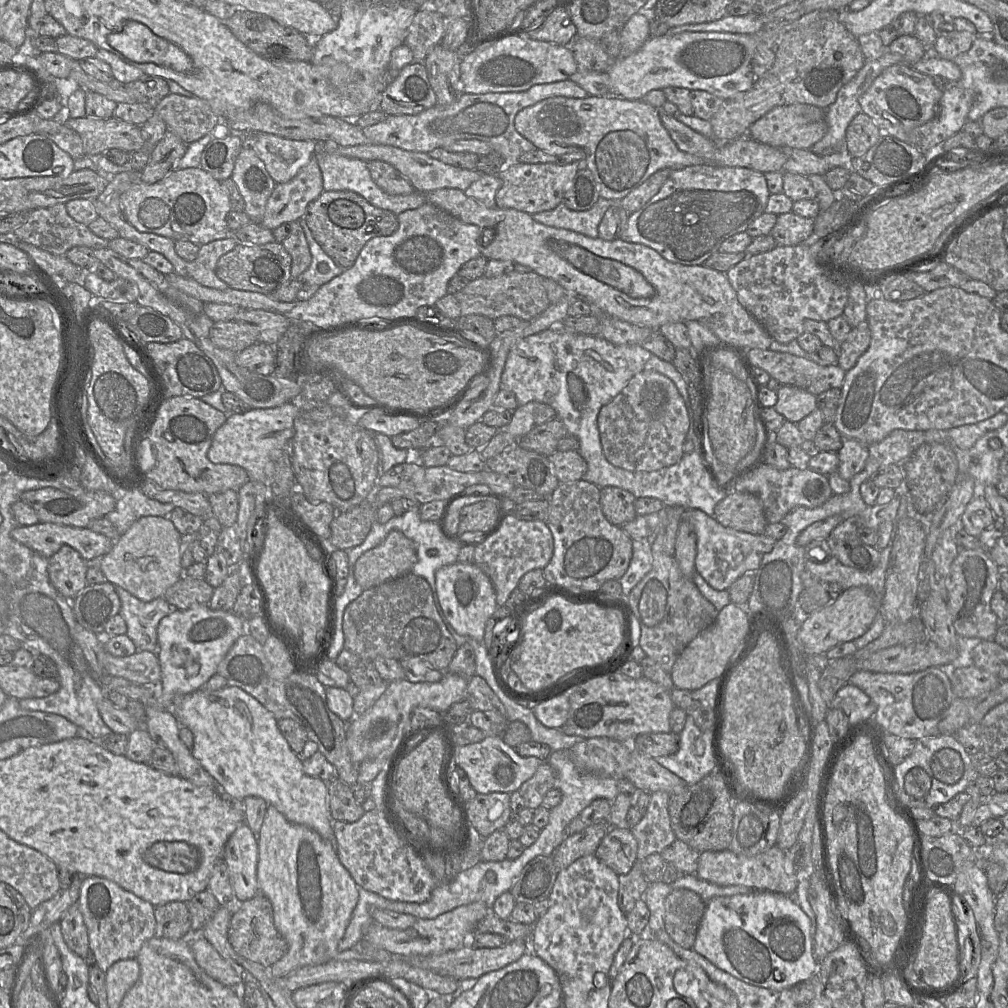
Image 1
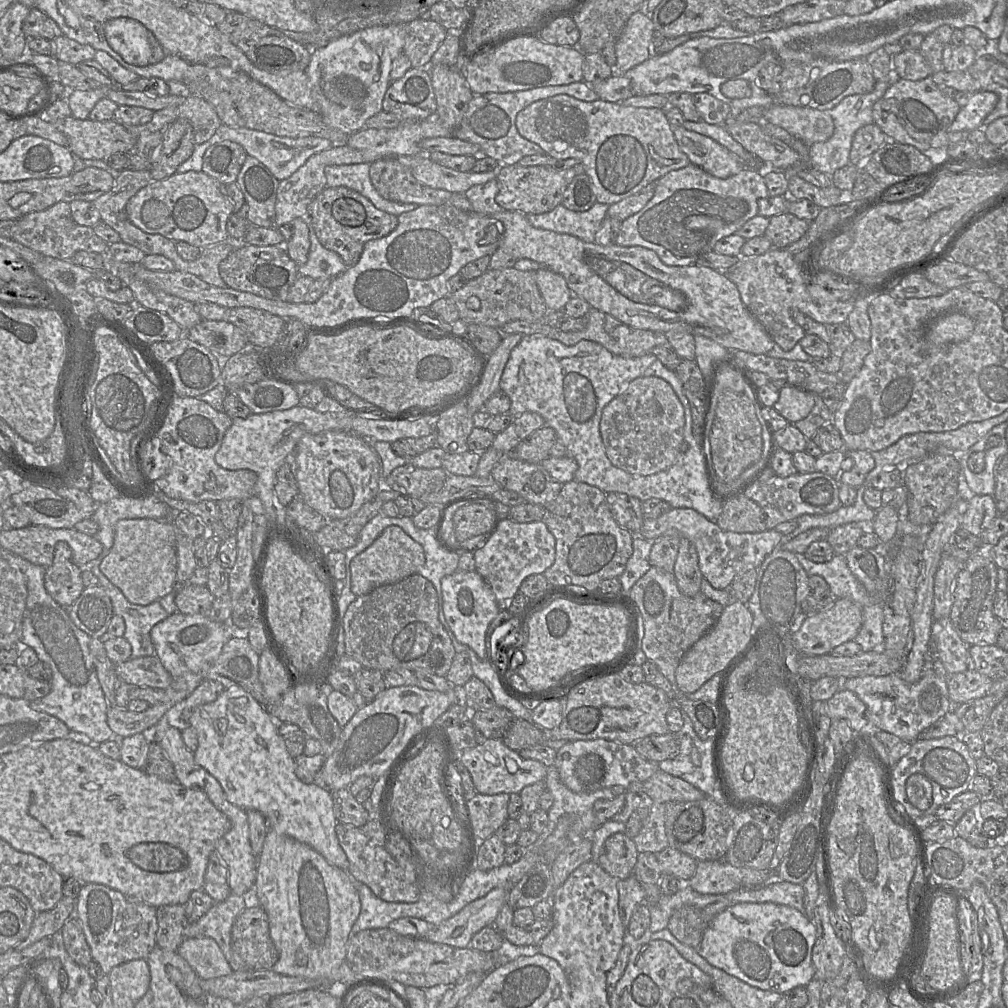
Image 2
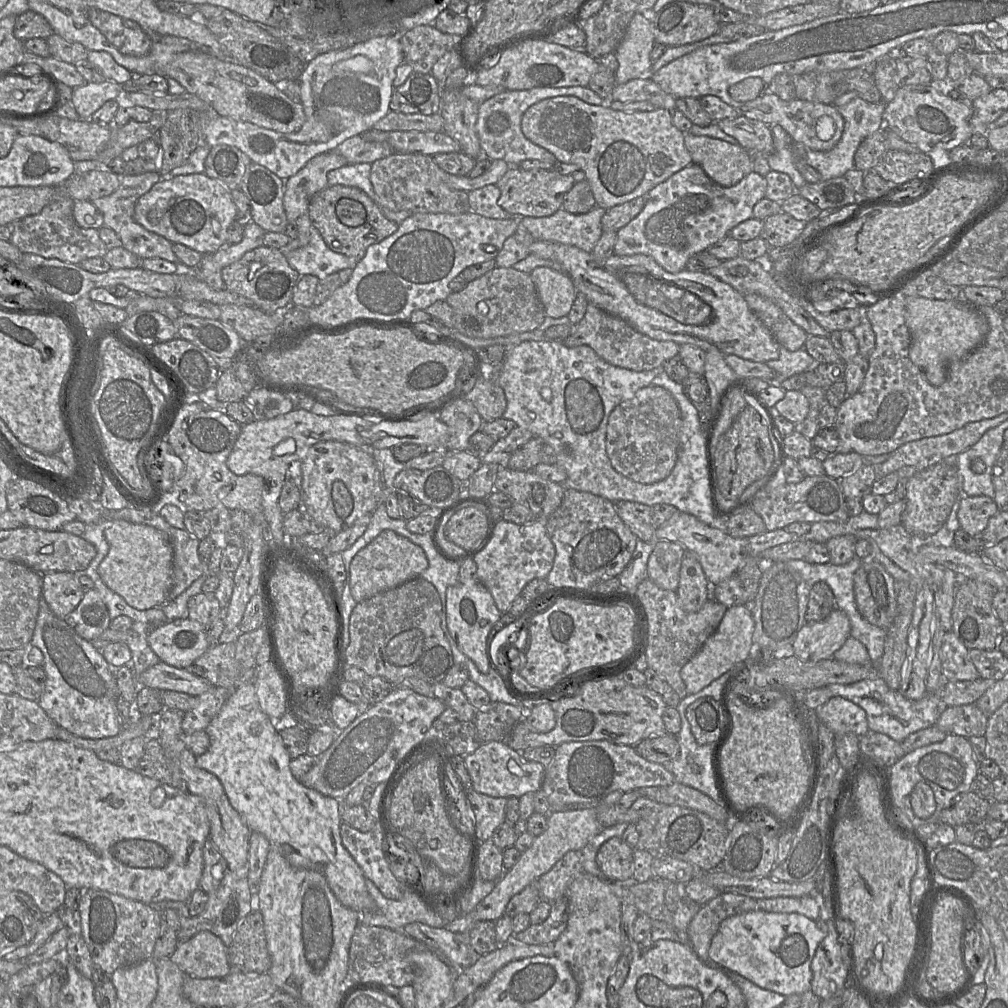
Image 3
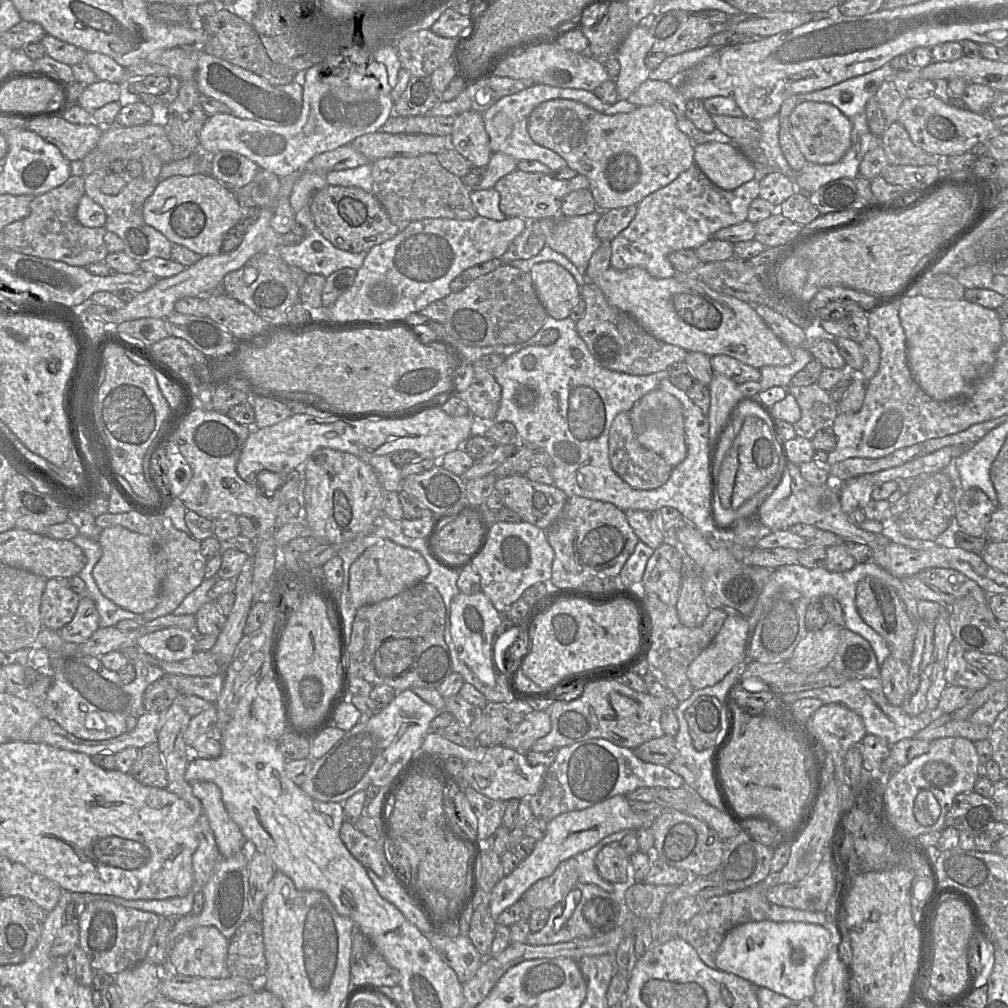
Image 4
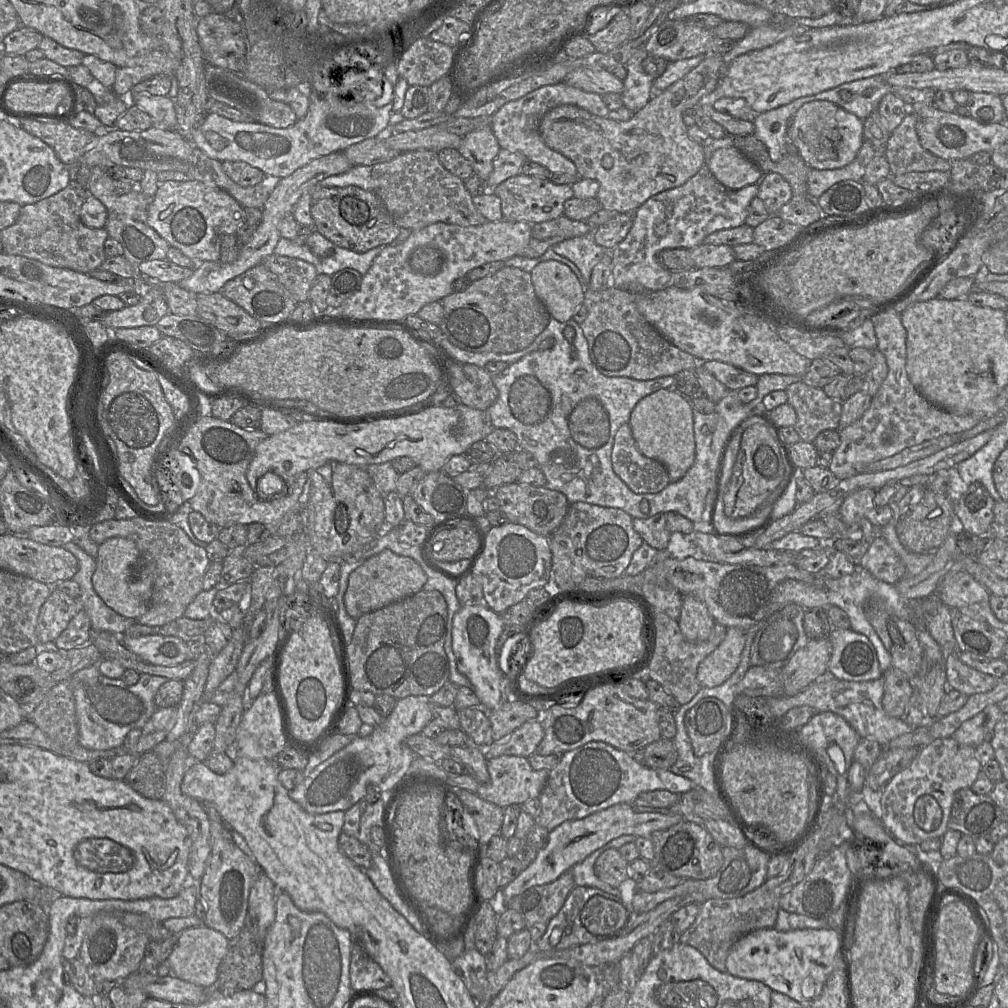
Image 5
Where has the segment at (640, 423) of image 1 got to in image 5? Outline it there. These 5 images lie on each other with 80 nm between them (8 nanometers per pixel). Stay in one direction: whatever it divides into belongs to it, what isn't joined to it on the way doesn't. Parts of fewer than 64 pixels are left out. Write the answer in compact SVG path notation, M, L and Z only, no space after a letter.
M629 423L615 434L611 460L614 472L637 494L658 493L670 483L664 465L638 450Z

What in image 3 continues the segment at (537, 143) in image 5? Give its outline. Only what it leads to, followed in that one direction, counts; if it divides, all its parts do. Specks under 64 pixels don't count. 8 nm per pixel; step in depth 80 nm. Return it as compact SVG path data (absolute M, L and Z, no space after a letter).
M588 86L574 87L537 87L529 90L506 90L478 106L476 131L483 156L490 160L504 160L510 166L519 166L525 160L540 160L556 163L556 157L543 147L528 140L521 130L521 119L525 111L532 105L557 96L574 96L591 105L603 105L606 102Z

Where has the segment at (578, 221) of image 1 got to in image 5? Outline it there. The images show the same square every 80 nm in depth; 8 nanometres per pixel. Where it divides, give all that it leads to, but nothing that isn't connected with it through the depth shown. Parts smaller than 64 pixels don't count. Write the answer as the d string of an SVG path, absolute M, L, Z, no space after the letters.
M593 228L590 235L564 240L553 246L553 250L572 261L585 280L585 290L589 287L591 273L606 253L606 249L593 240Z

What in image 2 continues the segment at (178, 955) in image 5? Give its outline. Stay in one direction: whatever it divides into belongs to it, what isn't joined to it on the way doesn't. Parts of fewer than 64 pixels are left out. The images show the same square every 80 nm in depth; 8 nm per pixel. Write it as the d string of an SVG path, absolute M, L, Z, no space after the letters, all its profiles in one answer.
M210 937L184 938L177 953L200 979L213 979L233 972L219 945Z

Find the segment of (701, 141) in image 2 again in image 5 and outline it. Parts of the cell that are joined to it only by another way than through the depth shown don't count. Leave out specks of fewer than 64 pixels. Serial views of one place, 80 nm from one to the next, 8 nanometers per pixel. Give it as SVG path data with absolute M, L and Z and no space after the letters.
M735 146L717 149L706 163L713 176L726 188L739 190L756 184L762 170Z

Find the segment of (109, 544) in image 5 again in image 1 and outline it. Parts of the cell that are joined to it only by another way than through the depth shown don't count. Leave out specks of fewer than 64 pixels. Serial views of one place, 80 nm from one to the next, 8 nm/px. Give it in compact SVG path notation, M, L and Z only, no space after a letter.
M141 517L118 539L114 540L112 549L102 557L101 571L108 582L125 589L144 602L163 597L166 590L183 576L181 566L181 536L169 517Z

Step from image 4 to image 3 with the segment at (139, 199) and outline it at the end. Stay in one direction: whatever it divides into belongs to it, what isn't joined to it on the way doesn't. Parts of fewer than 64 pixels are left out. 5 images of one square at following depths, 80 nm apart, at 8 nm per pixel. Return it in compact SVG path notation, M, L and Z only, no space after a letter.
M145 171L138 175L124 174L120 178L119 187L112 194L95 199L92 202L102 213L104 226L115 231L126 250L142 259L162 258L172 263L180 264L179 259L173 251L173 243L161 235L148 231L134 218L134 209L137 200L162 179L163 177L158 171Z

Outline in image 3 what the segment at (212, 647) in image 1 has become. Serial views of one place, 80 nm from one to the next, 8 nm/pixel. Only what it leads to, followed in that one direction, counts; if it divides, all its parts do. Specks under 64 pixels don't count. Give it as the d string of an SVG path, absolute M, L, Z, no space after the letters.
M189 618L162 624L148 635L147 641L162 662L183 669L211 647L205 626Z

